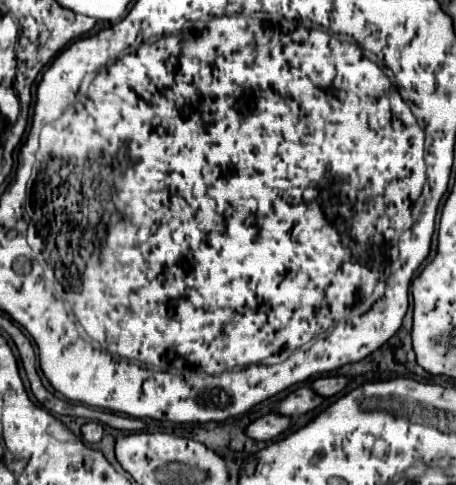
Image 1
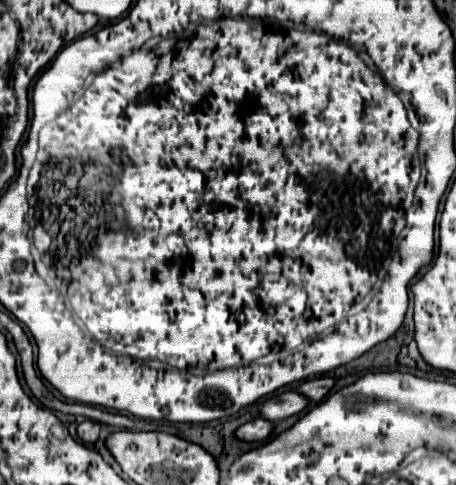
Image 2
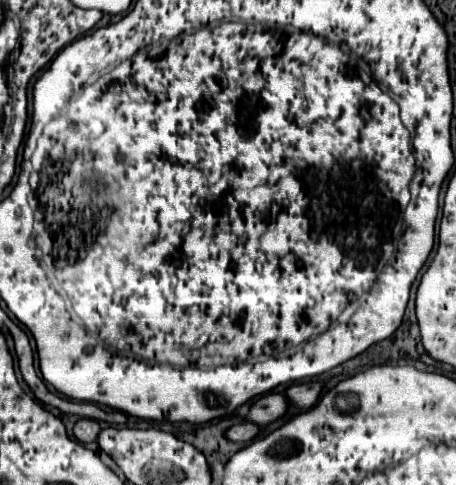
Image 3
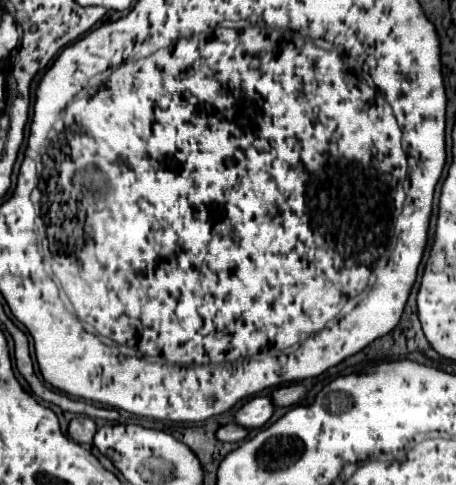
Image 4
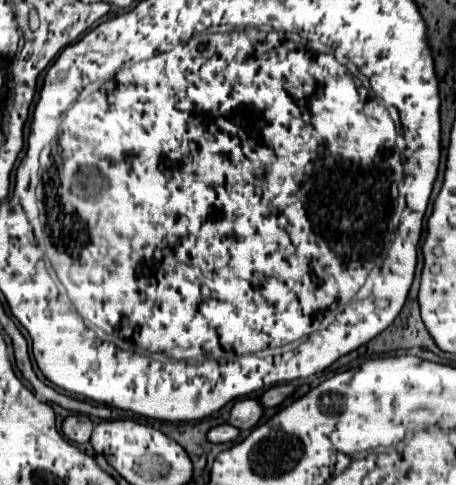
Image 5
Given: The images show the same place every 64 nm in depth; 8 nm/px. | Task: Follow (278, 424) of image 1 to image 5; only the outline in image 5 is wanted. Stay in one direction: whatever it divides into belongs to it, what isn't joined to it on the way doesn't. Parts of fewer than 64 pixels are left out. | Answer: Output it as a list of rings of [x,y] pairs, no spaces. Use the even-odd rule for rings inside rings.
[[[222,424],[222,426],[216,426],[208,432],[208,440],[212,440],[212,442],[232,442],[232,440],[238,438],[238,434],[240,434],[238,428],[234,428],[230,424]]]

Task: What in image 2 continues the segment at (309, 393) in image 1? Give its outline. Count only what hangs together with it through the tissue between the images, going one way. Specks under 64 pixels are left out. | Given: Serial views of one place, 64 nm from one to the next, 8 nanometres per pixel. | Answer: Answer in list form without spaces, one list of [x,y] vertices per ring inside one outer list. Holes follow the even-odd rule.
[[[288,390],[284,394],[278,394],[274,398],[270,398],[264,406],[262,406],[262,416],[272,420],[272,422],[278,422],[278,420],[284,420],[292,414],[300,414],[302,410],[306,410],[308,406],[312,404],[312,400],[308,400],[304,394],[300,394],[298,390]]]

